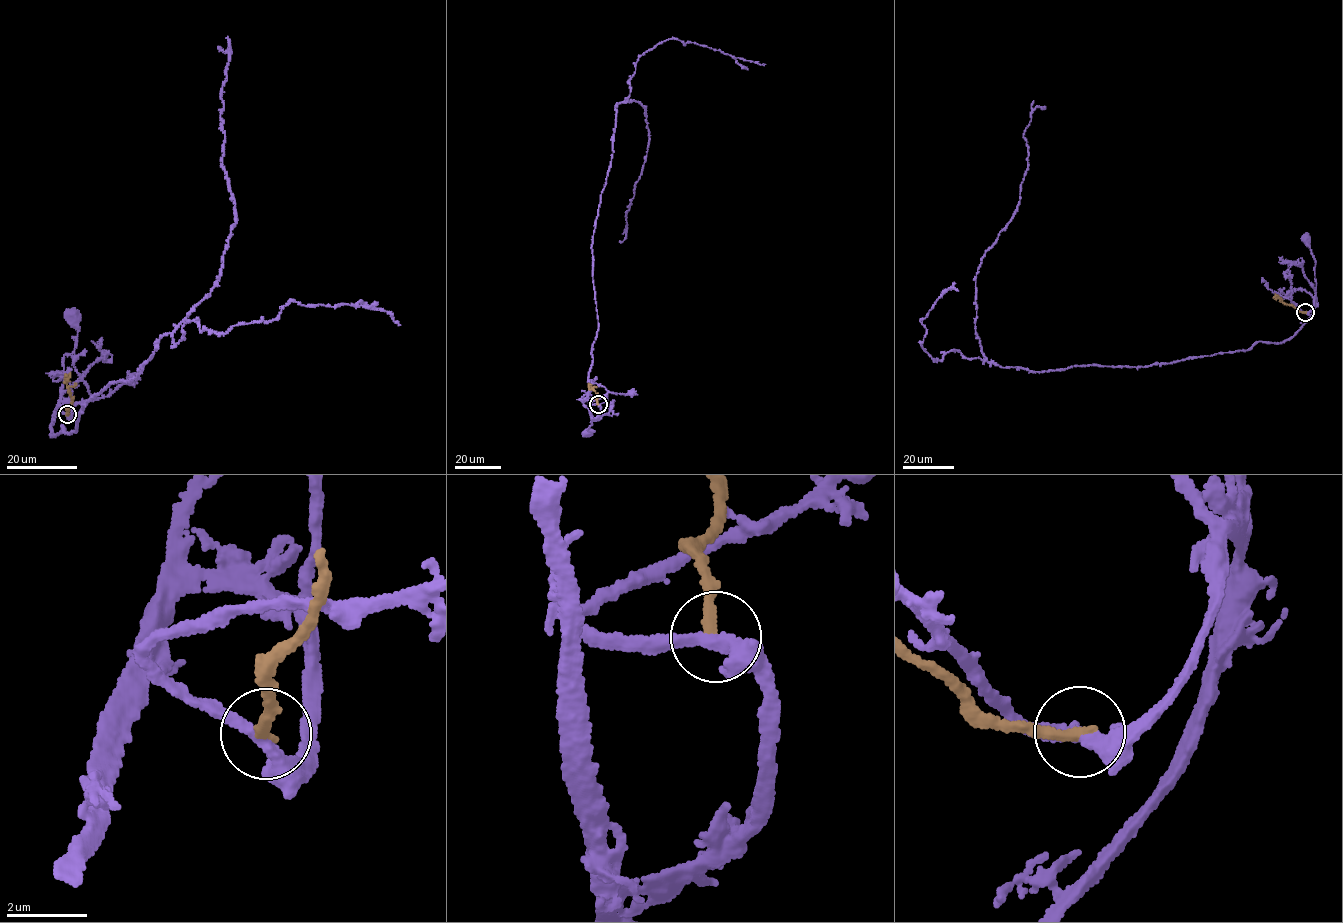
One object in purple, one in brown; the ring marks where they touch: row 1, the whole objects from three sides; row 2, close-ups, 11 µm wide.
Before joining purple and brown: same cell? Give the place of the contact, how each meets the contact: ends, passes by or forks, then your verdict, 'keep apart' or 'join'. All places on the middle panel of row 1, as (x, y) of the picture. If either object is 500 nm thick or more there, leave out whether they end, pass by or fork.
(598, 404) | purple passes by | brown ends | keep apart

